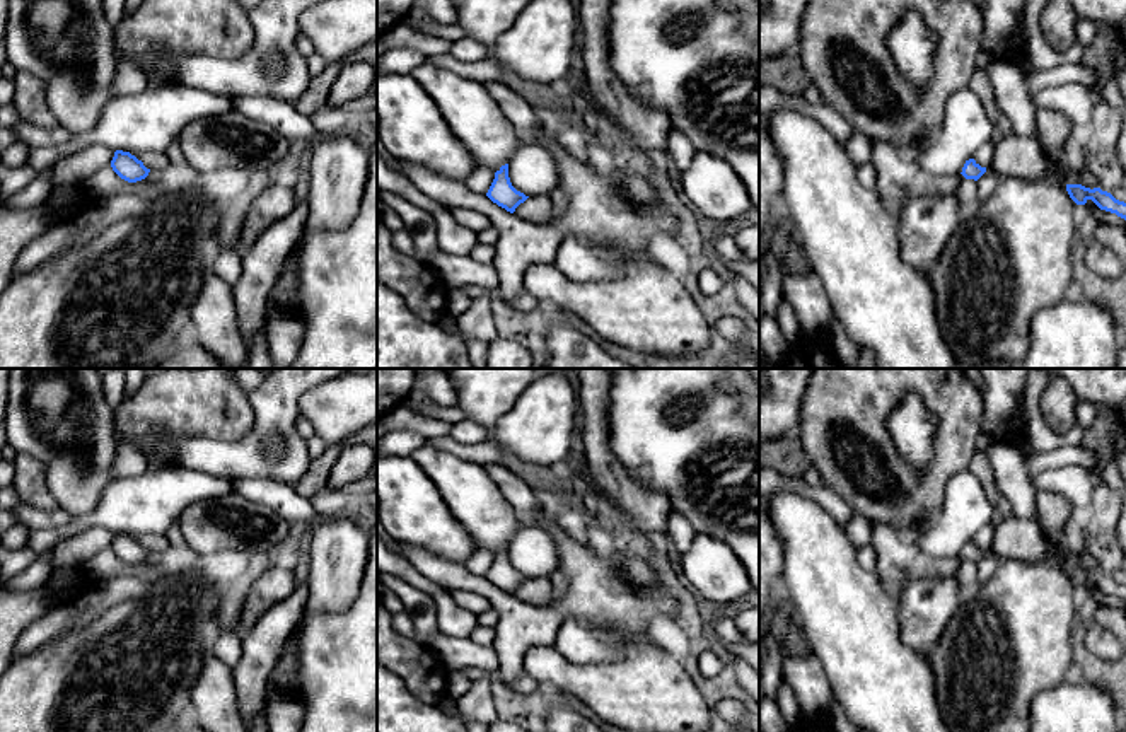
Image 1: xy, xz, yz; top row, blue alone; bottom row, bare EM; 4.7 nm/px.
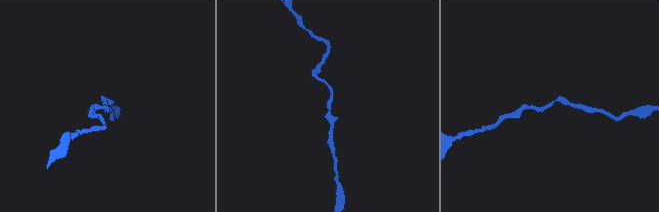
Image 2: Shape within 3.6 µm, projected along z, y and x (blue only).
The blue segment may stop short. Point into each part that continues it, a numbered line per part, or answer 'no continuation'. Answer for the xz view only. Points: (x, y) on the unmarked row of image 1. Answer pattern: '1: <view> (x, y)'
no continuation

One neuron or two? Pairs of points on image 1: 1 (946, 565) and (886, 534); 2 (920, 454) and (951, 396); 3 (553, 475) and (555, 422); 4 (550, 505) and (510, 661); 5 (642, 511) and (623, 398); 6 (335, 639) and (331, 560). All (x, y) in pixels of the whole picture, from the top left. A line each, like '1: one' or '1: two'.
1: one
2: two
3: two
4: two
5: two
6: two

